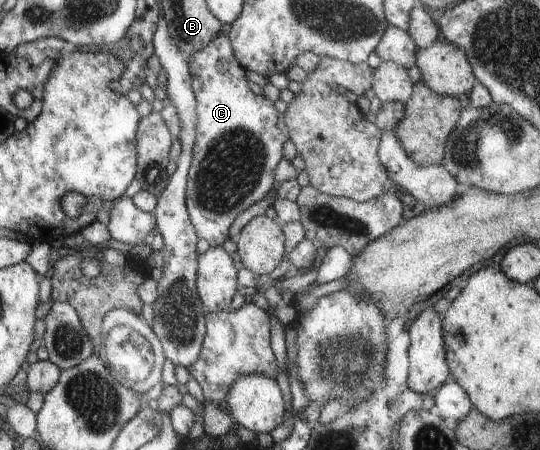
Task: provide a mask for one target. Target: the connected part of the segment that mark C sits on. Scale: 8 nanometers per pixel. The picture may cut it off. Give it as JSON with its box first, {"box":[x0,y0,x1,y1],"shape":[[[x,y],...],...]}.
{"box":[185,34,289,247],"shape":[[[218,34],[202,50],[191,54],[187,63],[197,100],[197,135],[187,176],[185,205],[199,238],[205,238],[211,247],[217,247],[229,238],[228,228],[234,219],[272,192],[274,171],[284,157],[282,146],[289,139],[289,132],[284,115],[276,109],[274,102],[250,89],[245,68],[234,56],[228,35]]]}

